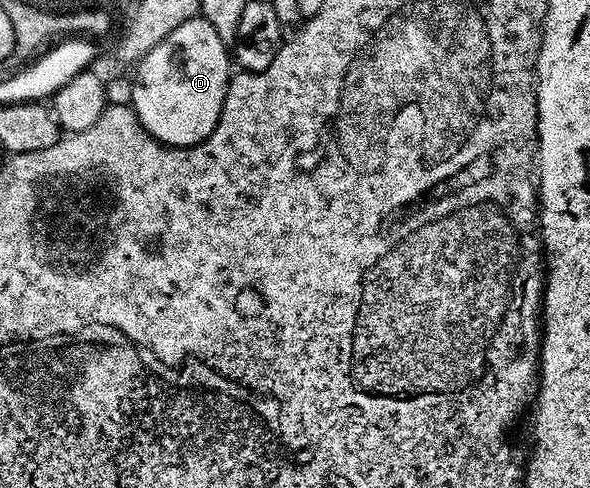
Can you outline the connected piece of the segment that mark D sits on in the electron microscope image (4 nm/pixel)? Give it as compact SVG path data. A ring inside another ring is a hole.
M192 17L187 23L175 27L175 31L171 31L171 35L163 39L163 43L151 47L151 51L144 53L140 61L136 62L137 74L131 77L131 108L137 113L141 126L162 145L188 147L206 141L217 126L217 120L223 111L225 93L229 90L231 76L229 65L231 66L231 53L227 42L215 35L215 27L211 27L211 23L207 23L204 17Z

